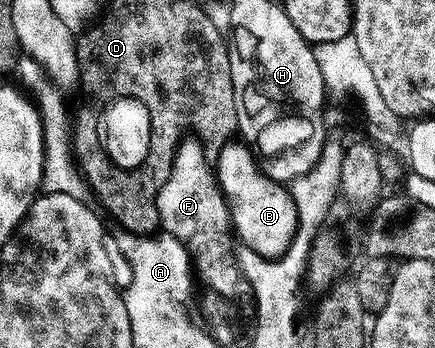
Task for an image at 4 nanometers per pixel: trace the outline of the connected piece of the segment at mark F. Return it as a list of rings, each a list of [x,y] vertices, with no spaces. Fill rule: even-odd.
[[[185,139],[175,150],[172,162],[172,169],[161,186],[160,192],[156,196],[157,212],[160,215],[160,226],[165,233],[170,229],[180,228],[180,232],[190,232],[190,228],[196,228],[196,232],[210,232],[204,236],[212,236],[214,246],[206,246],[196,251],[195,255],[200,263],[200,270],[204,276],[204,284],[216,296],[221,296],[224,300],[244,300],[249,299],[250,289],[248,280],[241,272],[241,265],[233,259],[232,238],[234,225],[232,213],[228,207],[228,202],[224,192],[220,189],[217,180],[217,173],[213,165],[208,165],[208,160],[204,157],[203,143],[195,144],[194,141]],[[212,250],[222,252],[221,257],[214,256]]]

